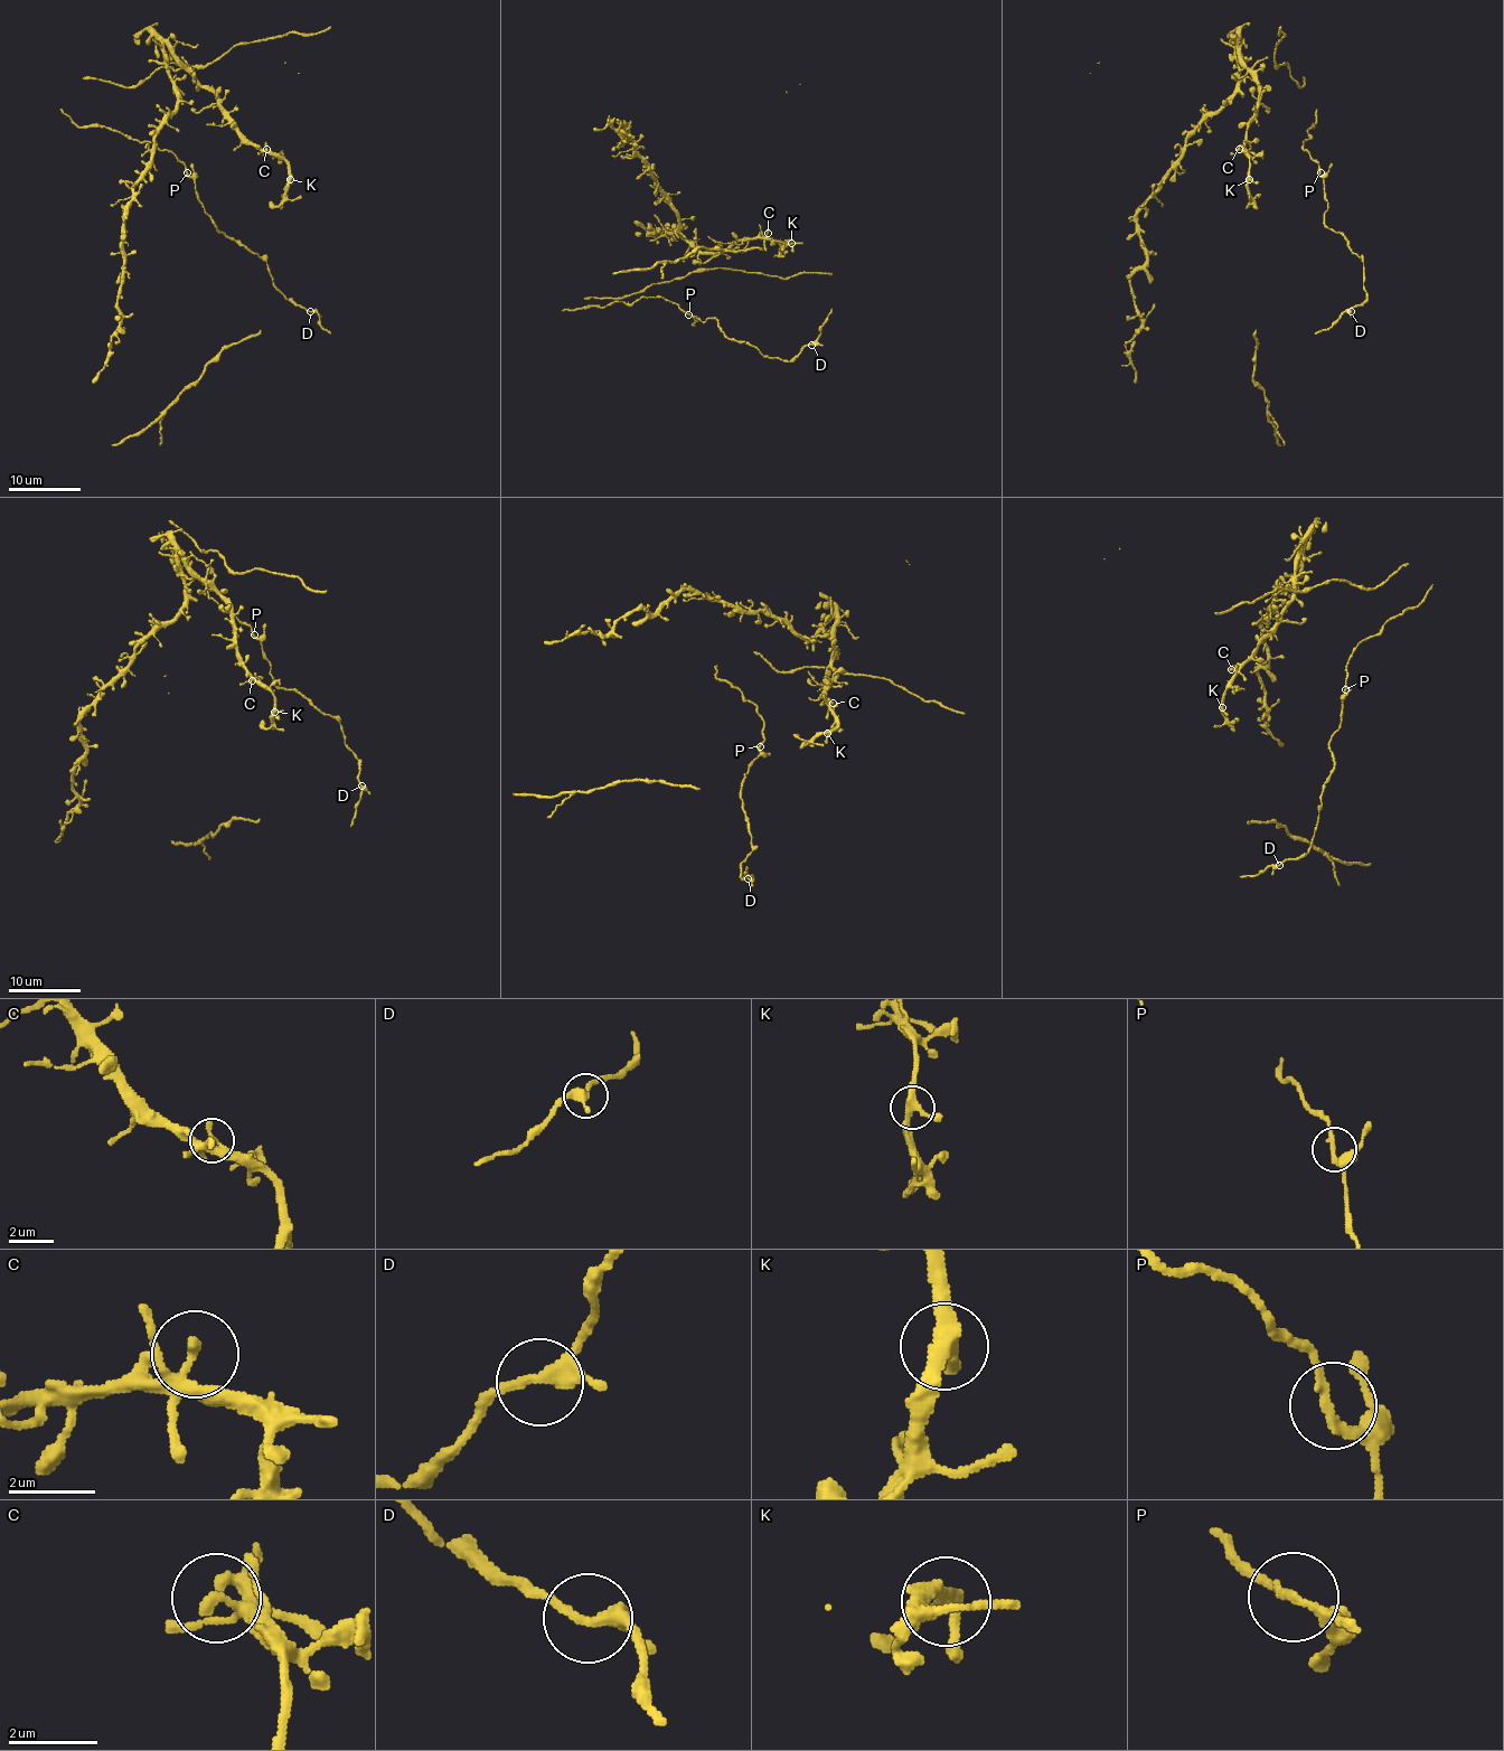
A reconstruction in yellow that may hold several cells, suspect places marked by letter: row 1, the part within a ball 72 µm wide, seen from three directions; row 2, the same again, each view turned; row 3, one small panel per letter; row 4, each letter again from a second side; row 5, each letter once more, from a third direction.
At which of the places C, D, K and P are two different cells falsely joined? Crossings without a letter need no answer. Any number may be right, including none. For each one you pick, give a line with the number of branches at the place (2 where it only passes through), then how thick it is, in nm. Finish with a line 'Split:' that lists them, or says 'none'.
Split: none

